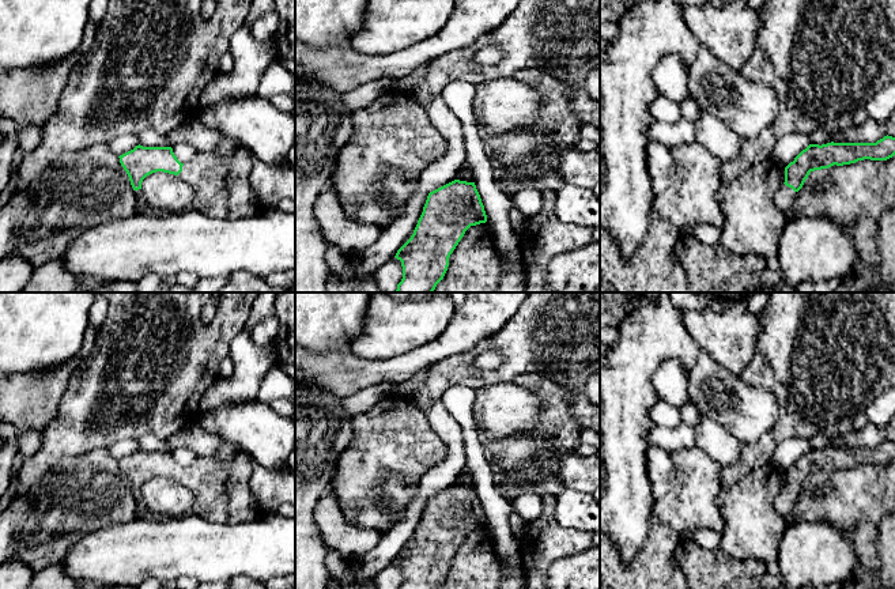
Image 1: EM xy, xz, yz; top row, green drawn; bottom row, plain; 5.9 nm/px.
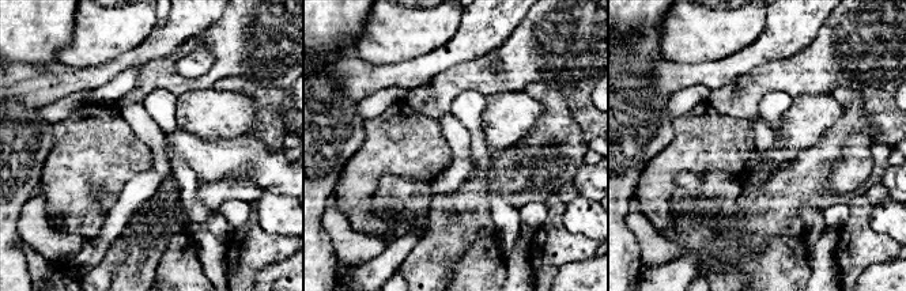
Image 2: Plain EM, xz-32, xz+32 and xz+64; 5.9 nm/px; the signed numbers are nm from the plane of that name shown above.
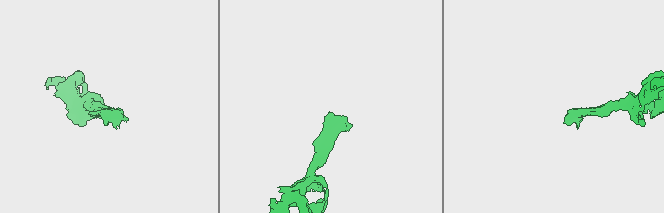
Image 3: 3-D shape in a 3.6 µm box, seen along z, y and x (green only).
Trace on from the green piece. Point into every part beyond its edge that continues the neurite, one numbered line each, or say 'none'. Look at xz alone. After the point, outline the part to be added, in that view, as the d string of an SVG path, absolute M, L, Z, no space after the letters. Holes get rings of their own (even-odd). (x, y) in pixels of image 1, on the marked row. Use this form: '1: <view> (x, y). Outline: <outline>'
1: xz (465, 174). Outline: M465 165L461 169L461 171L456 175L456 180L473 182L473 180L475 180L473 171L471 170L471 167L468 165Z

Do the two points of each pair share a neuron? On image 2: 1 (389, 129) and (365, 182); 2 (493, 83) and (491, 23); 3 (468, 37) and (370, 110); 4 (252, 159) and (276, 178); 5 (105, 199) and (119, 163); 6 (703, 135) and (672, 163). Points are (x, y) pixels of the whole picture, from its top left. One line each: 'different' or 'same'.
1: same
2: different
3: different
4: same
5: different
6: same

